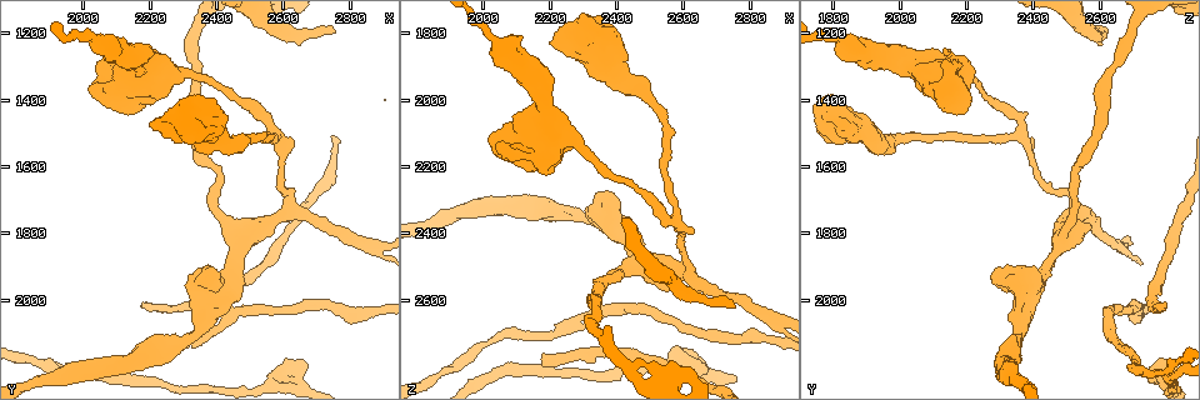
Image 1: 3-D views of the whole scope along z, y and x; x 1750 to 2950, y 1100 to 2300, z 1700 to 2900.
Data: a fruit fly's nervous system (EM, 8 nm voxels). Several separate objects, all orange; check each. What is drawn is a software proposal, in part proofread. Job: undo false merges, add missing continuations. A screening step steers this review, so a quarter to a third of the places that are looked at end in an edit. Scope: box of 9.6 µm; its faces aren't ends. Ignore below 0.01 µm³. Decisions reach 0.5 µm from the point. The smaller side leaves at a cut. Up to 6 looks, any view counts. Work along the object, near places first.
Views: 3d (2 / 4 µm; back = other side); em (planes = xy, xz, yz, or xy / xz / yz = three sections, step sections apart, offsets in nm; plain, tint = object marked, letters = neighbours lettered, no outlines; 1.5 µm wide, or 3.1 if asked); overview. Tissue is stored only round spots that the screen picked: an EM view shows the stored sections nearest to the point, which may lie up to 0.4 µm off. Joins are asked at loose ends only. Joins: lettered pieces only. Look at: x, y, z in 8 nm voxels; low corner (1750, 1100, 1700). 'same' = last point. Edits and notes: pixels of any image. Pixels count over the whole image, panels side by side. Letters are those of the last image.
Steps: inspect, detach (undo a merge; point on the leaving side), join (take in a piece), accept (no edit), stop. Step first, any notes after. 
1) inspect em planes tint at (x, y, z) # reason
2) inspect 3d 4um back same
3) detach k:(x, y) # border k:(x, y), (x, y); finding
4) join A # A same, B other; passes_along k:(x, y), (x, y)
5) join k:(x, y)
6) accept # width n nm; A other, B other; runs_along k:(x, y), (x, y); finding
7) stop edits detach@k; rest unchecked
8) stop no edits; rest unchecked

inspect em planes tint at (2400, 1620, 2520) # sharp bend

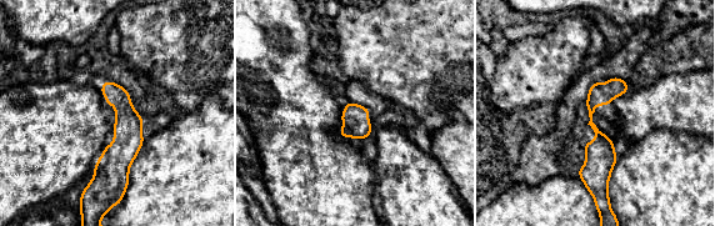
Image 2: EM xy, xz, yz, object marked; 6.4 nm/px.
inspect em planes letters same

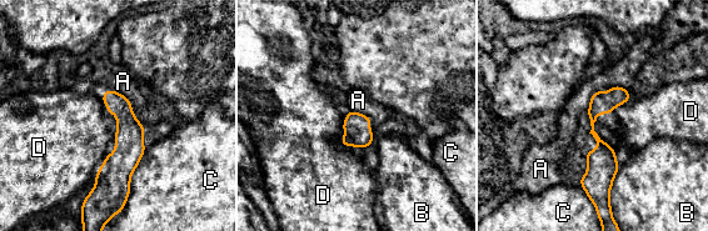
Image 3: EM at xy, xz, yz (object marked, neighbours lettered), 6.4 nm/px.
accept # longest_contact C 400 nm; A other, B other, C other, D other; runs_along 3:(617, 89), (592, 121), (603, 194); one neuron here

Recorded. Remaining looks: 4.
inspect em xz step 4 letters at (2180, 2010, 2770) # an open end

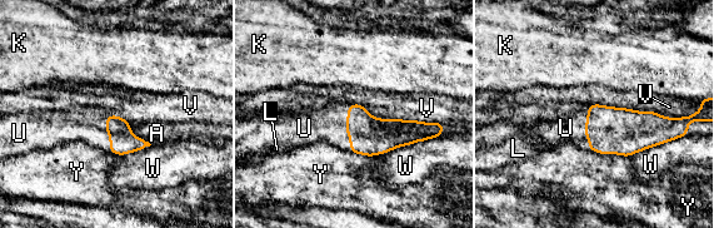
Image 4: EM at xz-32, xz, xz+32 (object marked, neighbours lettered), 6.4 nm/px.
inspect em yz step 4 letters same # another direction

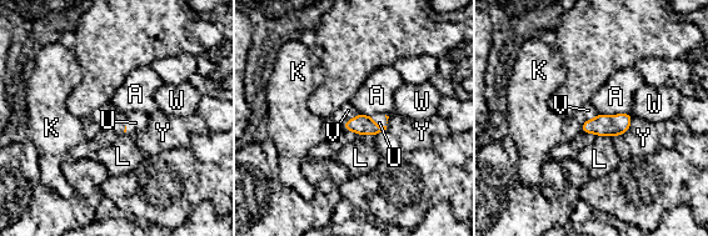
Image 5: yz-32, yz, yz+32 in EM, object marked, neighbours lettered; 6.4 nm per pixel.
join U # A other, K other, L other, U same, V other, W other, Y other; passes_along 5:(362, 124), (375, 125), (380, 120); the neuron continues

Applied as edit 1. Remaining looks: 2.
inspect overview # redraw

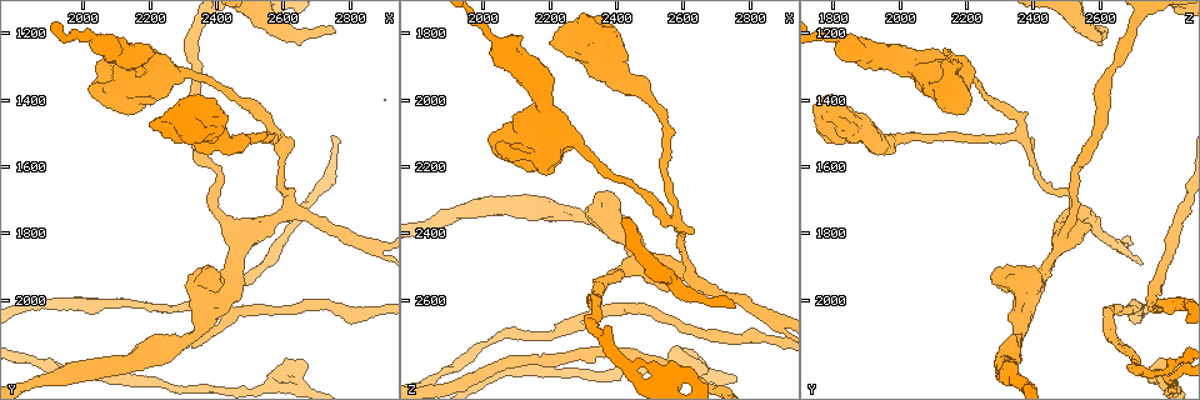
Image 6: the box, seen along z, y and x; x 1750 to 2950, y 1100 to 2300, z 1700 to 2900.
inspect em planes letters at (2670, 2190, 2820) # free end

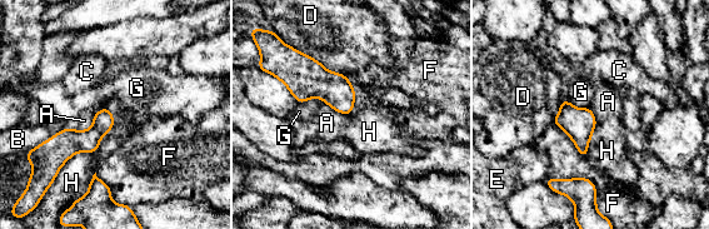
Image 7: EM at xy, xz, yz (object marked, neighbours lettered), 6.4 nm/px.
accept # A other, B other, C other, D other, E other, F other, G other, H other; border 7:(325, 103), (309, 98), (298, 104); none of them fits

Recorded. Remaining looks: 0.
stop edits join@5; rest unchecked

